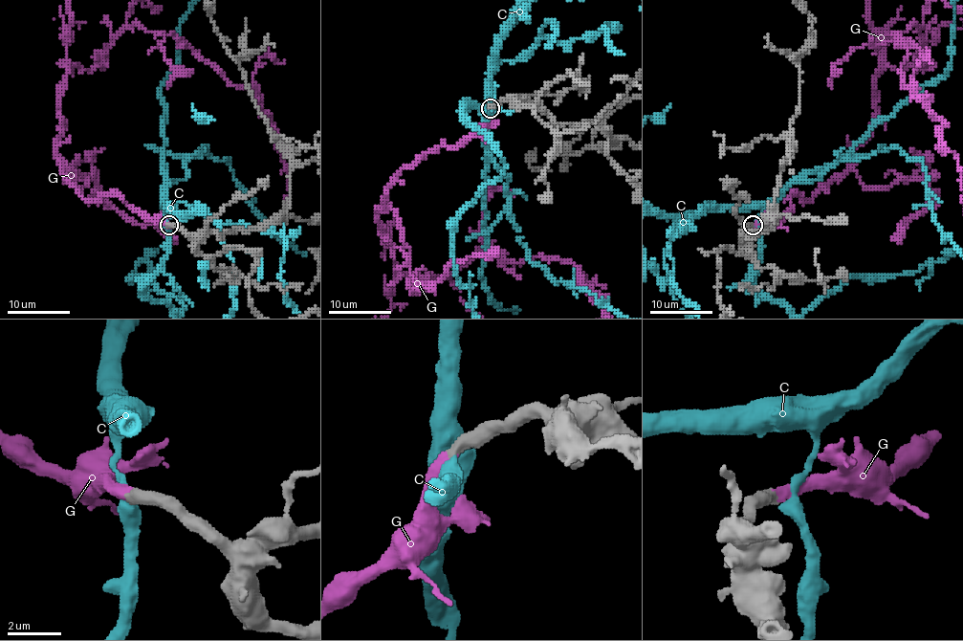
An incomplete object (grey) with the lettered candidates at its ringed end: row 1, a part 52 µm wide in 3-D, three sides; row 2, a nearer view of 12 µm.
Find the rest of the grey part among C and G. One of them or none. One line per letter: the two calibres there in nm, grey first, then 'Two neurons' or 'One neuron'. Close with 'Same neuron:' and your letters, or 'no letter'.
C: Thickness 440 nm (grey) against 420 nm. Two neurons
G: Thickness 500 nm (grey) against 440 nm. One neuron
Same neuron: G

